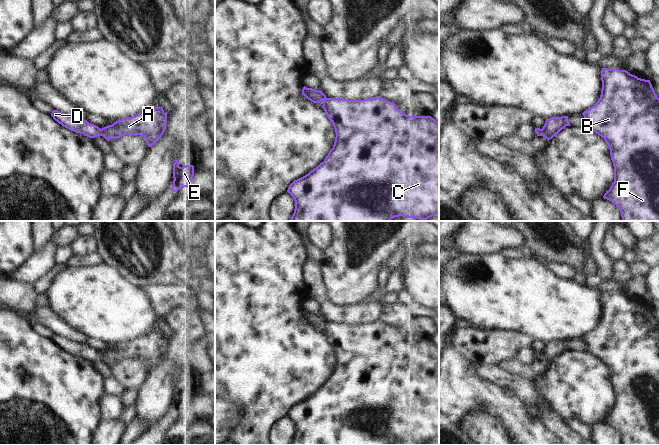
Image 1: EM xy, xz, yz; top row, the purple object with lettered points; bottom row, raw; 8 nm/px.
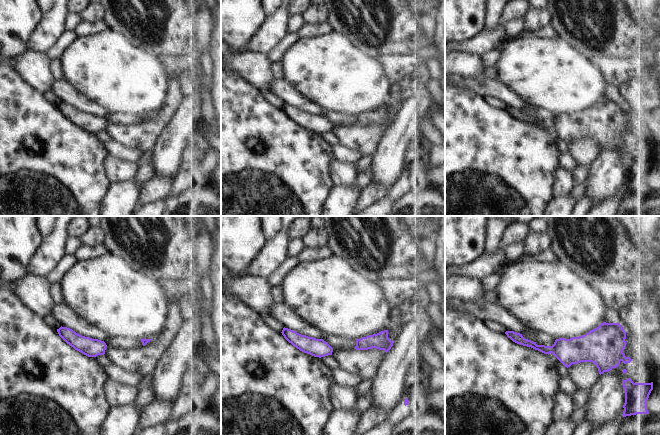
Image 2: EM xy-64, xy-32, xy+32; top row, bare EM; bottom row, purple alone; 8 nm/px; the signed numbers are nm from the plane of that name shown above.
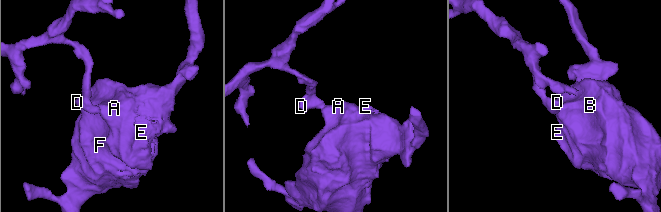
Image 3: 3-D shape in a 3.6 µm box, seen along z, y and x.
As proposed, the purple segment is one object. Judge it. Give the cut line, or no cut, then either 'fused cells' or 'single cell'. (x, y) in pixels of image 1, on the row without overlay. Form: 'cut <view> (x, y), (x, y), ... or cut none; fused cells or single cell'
cut xy (102, 353), (100, 359); fused cells

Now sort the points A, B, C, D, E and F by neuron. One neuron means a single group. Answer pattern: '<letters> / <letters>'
A B C E F / D

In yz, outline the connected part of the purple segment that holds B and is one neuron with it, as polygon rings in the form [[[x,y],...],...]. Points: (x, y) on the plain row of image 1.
[[[602,292],[601,294],[602,313],[601,319],[596,328],[584,335],[582,338],[586,344],[588,353],[601,360],[608,368],[611,384],[614,390],[614,406],[606,415],[603,422],[611,425],[621,436],[622,445],[659,445],[659,322],[657,321],[650,304],[638,302],[626,294]]]

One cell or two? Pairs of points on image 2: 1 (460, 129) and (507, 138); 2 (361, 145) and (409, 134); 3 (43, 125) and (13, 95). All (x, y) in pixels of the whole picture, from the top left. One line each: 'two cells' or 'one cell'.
1: one cell
2: two cells
3: one cell

